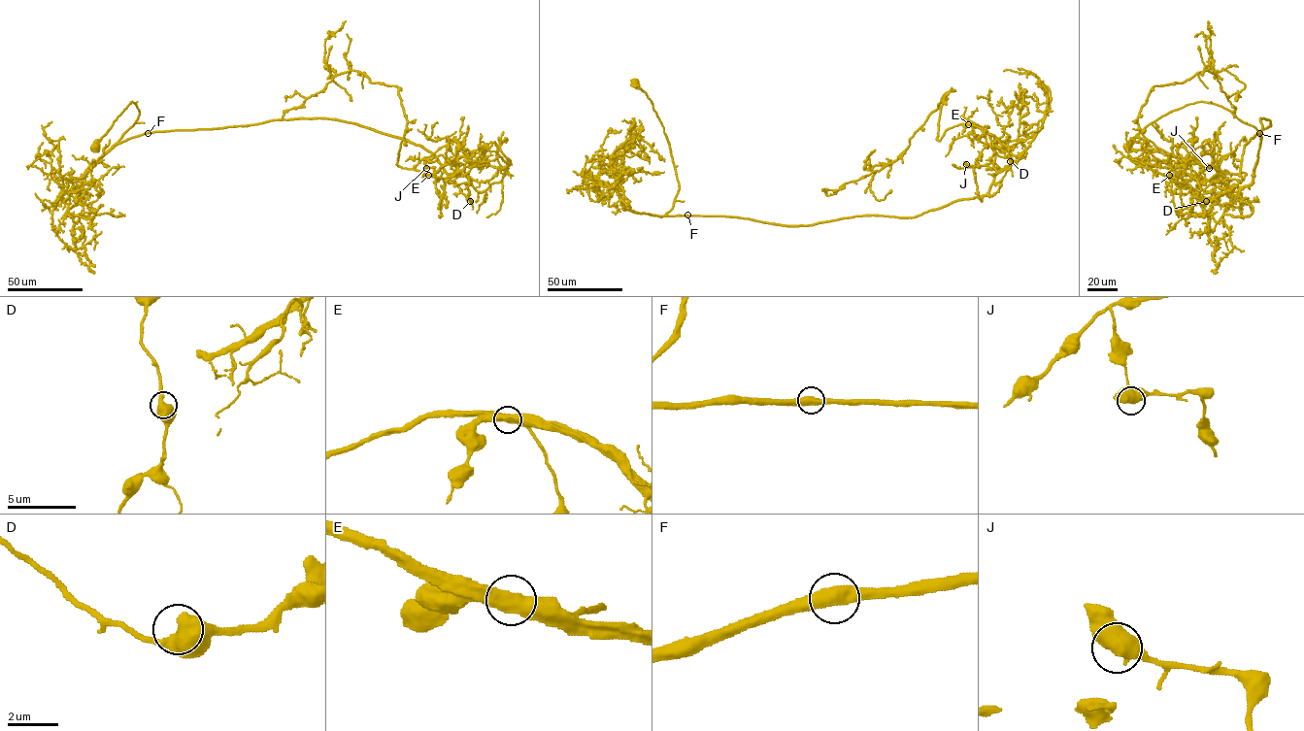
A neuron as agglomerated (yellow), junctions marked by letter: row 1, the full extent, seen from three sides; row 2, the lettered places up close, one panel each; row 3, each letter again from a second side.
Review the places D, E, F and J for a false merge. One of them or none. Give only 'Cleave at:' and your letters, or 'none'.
Cleave at: E

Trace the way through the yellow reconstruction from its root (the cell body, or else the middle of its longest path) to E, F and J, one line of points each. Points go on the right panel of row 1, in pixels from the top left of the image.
E: (1128, 146), (1197, 102), (1227, 109), (1260, 143), (1270, 121), (1260, 118), (1239, 173), (1193, 161), (1169, 175)
F: (1128, 146), (1150, 124), (1197, 102), (1227, 109), (1256, 129), (1261, 136), (1260, 143), (1260, 133)
J: (1128, 146), (1197, 102), (1227, 109), (1260, 143), (1270, 121), (1245, 146), (1243, 180), (1209, 168)

